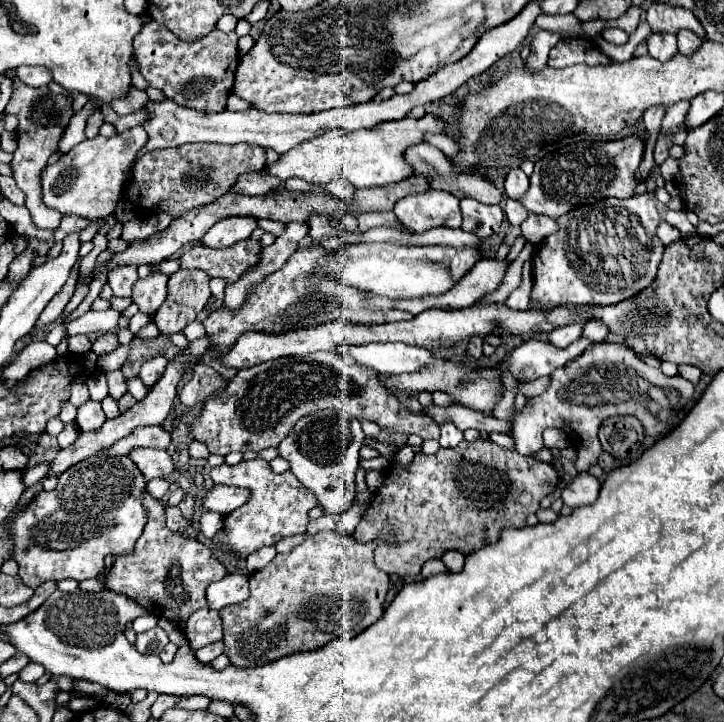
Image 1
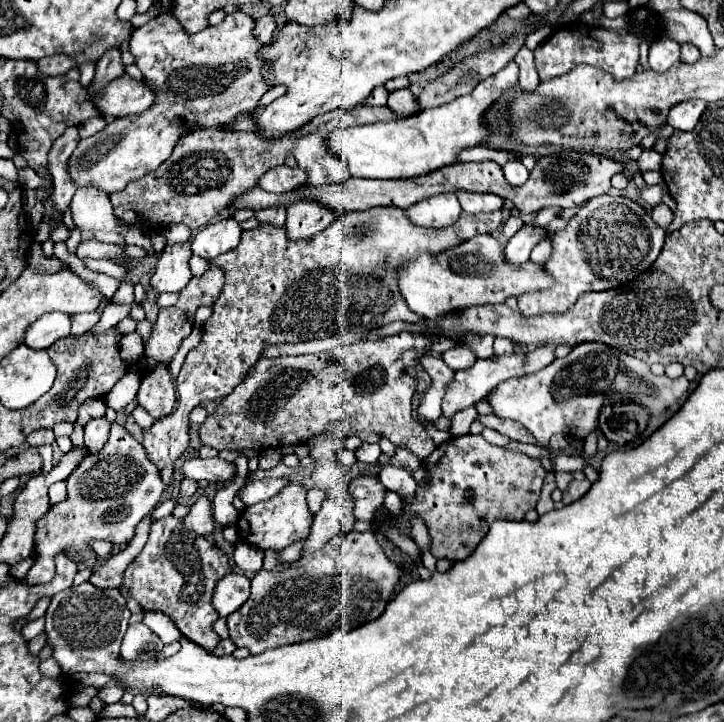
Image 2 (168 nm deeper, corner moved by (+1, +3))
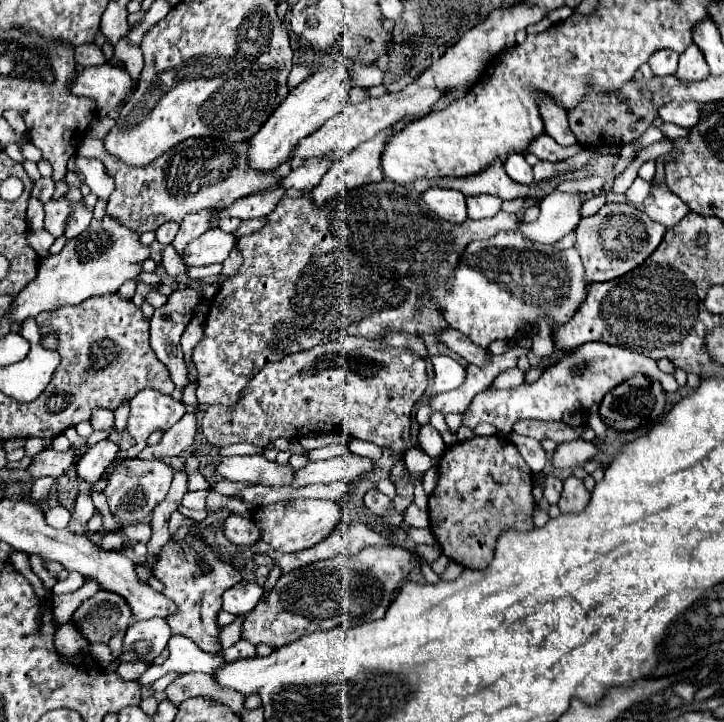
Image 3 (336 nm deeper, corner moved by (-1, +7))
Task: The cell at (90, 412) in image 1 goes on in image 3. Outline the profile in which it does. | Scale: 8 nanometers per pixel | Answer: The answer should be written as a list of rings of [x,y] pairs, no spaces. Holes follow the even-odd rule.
[[[100,441],[96,447],[92,447],[92,449],[78,461],[78,465],[76,465],[76,475],[78,475],[82,481],[94,485],[94,483],[102,477],[104,469],[114,461],[116,453],[118,453],[118,445],[116,445],[116,443],[112,443],[112,441]]]

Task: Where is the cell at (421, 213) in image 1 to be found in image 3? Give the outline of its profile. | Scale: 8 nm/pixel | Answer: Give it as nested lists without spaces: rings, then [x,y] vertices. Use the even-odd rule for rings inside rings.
[[[430,187],[422,193],[424,205],[444,221],[462,223],[468,219],[466,215],[466,197],[456,189],[440,189]]]

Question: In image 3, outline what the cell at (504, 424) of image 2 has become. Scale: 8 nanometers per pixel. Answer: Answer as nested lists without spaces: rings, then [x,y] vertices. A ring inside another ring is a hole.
[[[518,421],[514,425],[514,433],[526,435],[538,441],[552,439],[556,443],[562,443],[562,441],[572,441],[582,437],[584,427],[570,427],[562,421]]]

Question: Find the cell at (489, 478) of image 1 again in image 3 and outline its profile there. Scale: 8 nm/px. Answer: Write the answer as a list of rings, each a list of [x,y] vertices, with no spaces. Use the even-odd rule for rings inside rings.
[[[498,435],[456,443],[442,453],[438,473],[440,481],[428,501],[430,527],[448,559],[468,569],[486,569],[502,531],[534,529],[534,475],[514,443]]]

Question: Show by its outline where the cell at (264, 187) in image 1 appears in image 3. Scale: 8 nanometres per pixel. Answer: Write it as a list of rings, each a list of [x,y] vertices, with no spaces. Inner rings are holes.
[[[306,159],[302,167],[292,169],[292,173],[288,177],[282,179],[282,187],[286,189],[314,189],[314,185],[318,185],[318,181],[326,175],[326,171],[330,169],[332,161],[330,159]]]

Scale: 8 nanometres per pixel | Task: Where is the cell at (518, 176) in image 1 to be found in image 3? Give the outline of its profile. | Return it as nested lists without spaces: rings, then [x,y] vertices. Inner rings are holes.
[[[524,155],[508,157],[508,159],[504,161],[504,169],[506,169],[508,177],[510,177],[510,179],[514,179],[516,183],[522,183],[522,185],[532,185],[532,183],[534,183],[532,167],[526,163]]]

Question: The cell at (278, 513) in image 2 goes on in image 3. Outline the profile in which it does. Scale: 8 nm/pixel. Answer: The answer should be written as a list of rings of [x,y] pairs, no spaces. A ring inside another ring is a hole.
[[[296,499],[296,501],[280,501],[274,505],[260,507],[254,513],[254,521],[262,529],[262,539],[268,545],[272,545],[282,553],[296,553],[324,541],[334,531],[334,527],[338,527],[344,521],[344,511],[342,505],[336,501]]]

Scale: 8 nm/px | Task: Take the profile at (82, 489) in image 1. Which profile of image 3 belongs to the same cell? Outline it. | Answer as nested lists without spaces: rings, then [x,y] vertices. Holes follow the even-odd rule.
[[[128,459],[124,461],[112,475],[110,483],[106,487],[108,505],[114,517],[120,521],[132,521],[132,523],[146,523],[152,509],[166,497],[172,483],[172,467],[164,461],[138,461]]]

